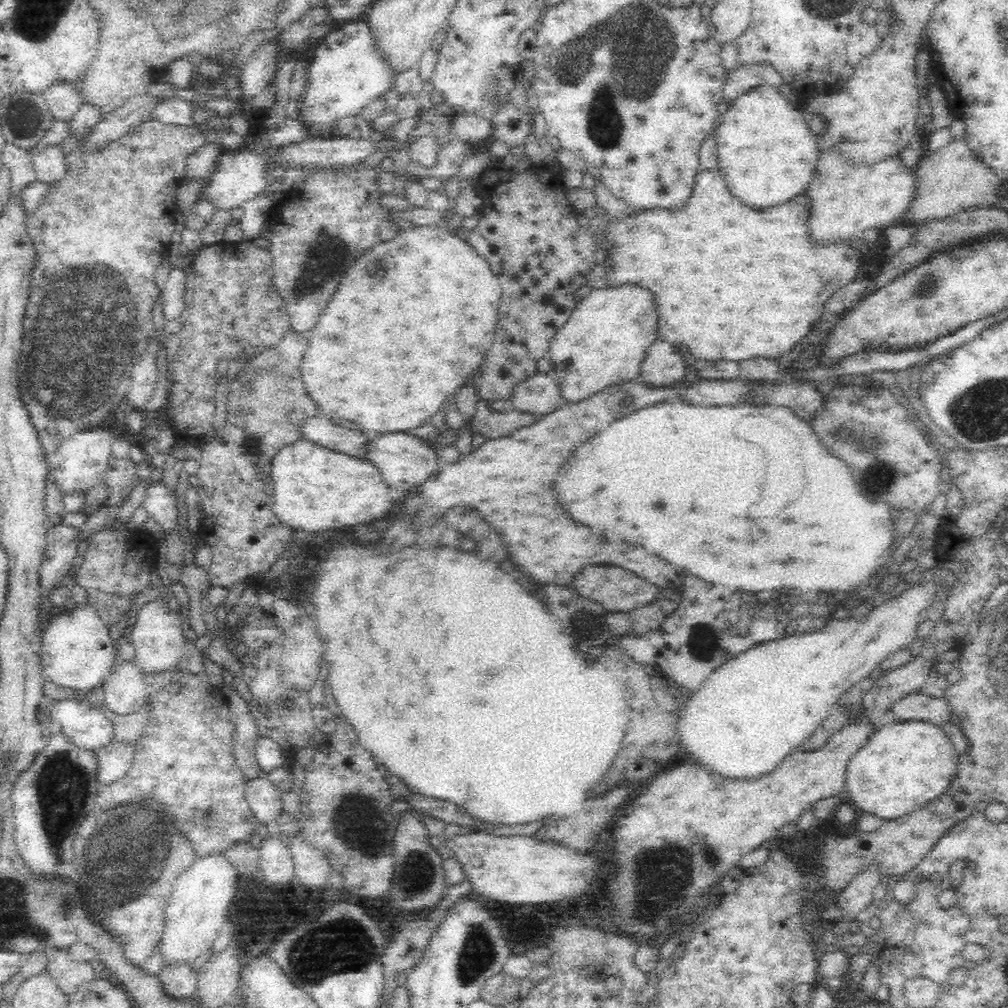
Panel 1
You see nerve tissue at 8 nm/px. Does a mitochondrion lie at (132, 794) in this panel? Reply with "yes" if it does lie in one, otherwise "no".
yes

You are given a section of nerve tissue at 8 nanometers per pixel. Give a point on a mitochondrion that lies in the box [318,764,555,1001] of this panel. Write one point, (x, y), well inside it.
(480, 946)

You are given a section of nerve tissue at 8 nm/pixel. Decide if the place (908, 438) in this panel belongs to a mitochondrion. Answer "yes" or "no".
no

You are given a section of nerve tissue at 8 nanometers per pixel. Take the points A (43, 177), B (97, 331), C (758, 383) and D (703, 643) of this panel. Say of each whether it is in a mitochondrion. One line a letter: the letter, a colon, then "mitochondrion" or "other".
A: other
B: mitochondrion
C: other
D: mitochondrion

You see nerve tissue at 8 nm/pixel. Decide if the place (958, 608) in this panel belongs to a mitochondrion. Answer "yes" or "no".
no

